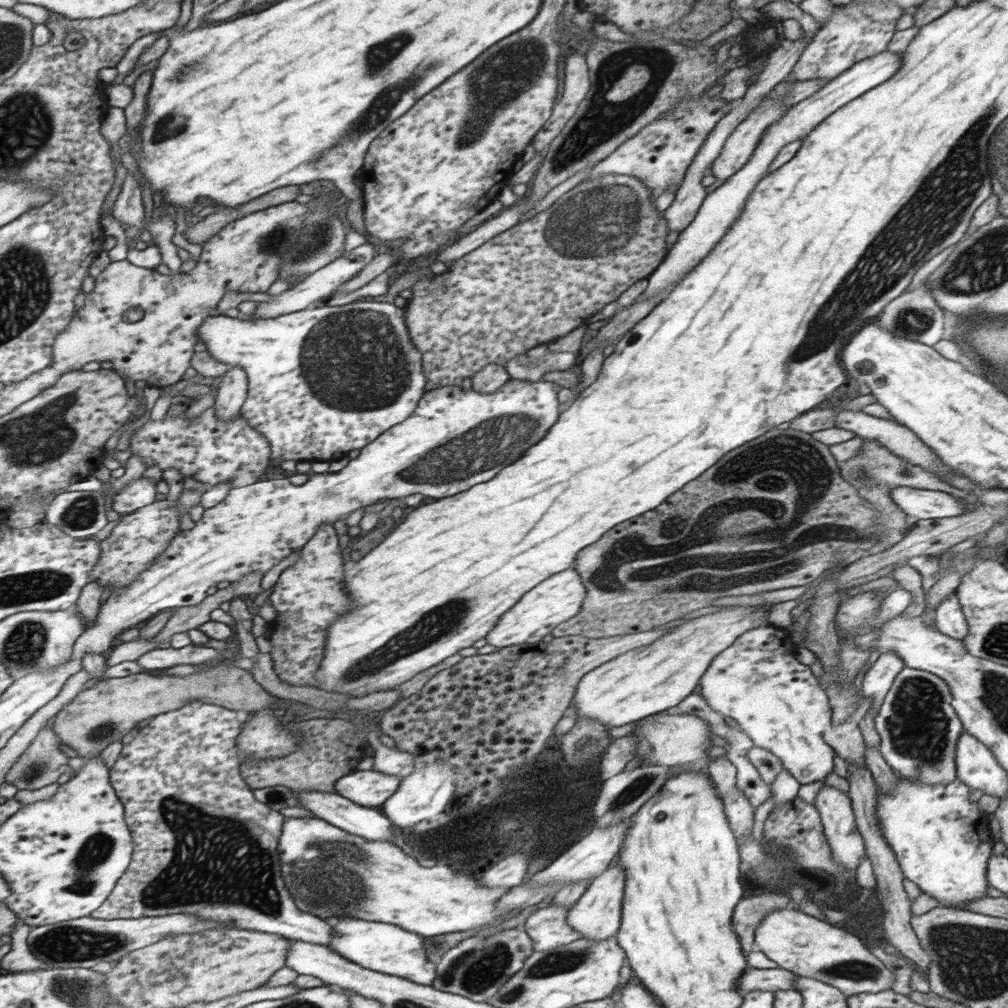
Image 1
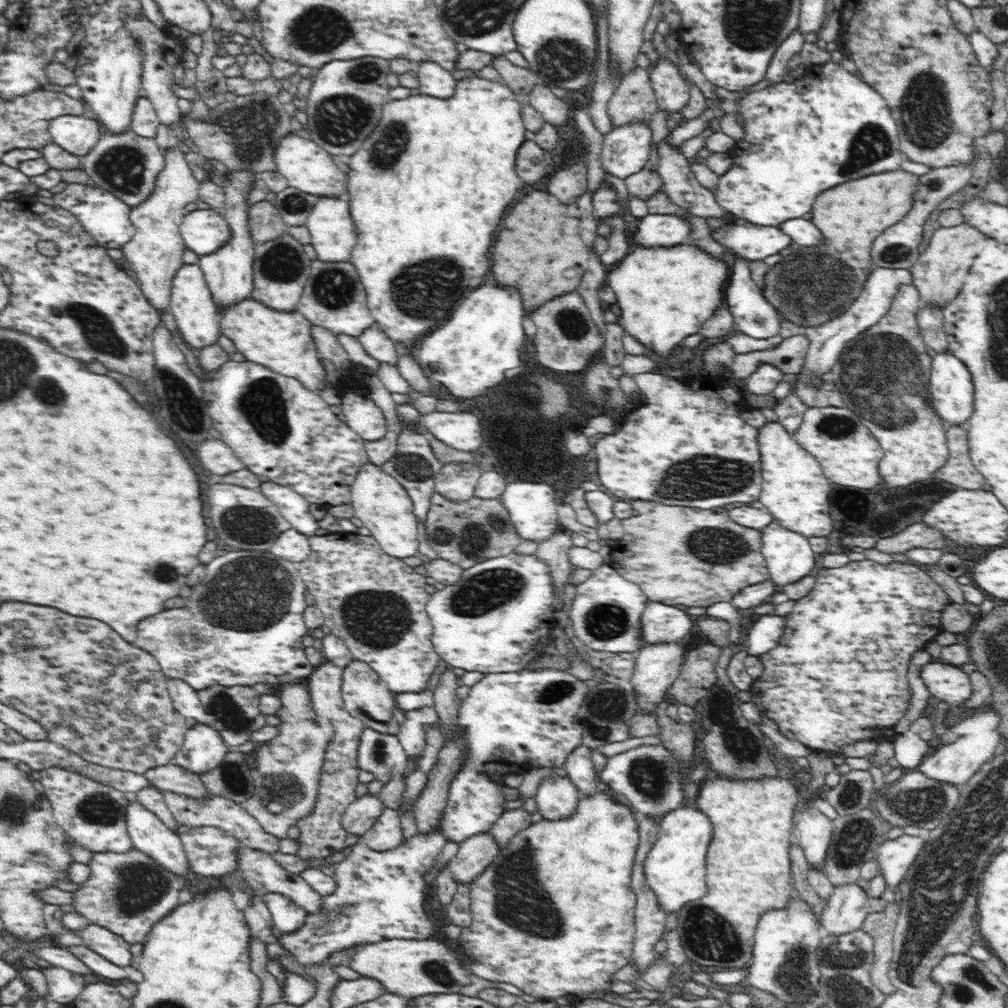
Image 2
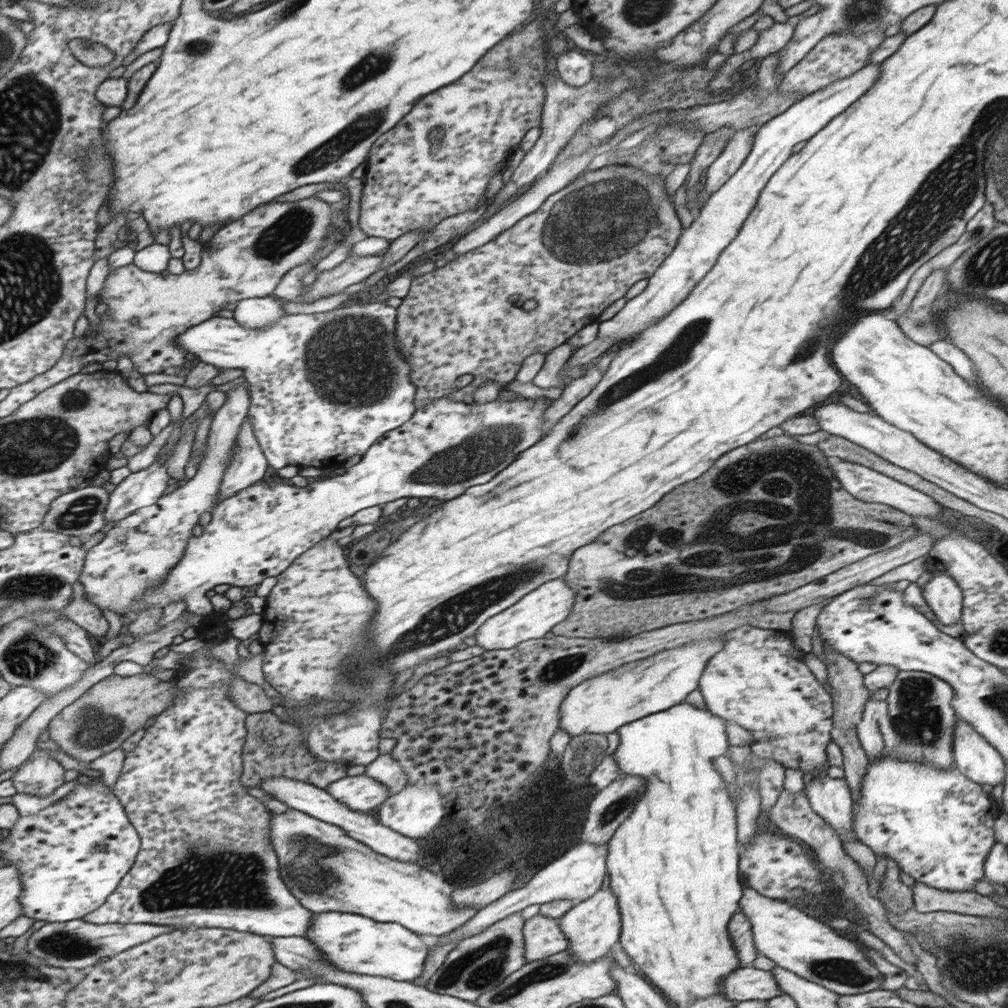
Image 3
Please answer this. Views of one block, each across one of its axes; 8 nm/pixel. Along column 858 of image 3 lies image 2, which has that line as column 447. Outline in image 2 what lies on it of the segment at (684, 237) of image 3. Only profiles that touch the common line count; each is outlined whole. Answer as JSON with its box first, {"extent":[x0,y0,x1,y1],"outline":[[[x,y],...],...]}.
{"extent":[416,61,457,99],"outline":[[[432,61],[418,64],[416,74],[420,92],[437,99],[449,99],[455,91],[457,80],[454,74]]]}

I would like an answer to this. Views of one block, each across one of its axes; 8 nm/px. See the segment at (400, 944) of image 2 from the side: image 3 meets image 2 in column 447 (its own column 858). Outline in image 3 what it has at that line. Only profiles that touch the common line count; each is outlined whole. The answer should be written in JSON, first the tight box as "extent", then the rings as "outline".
{"extent":[739,888,886,995],"outline":[[[746,888],[739,909],[750,919],[753,944],[757,952],[778,966],[839,995],[867,993],[880,989],[884,984],[886,976],[878,971],[874,962],[864,955],[856,942],[837,935],[836,930],[816,919],[812,913],[784,901],[764,898],[752,888]]]}

